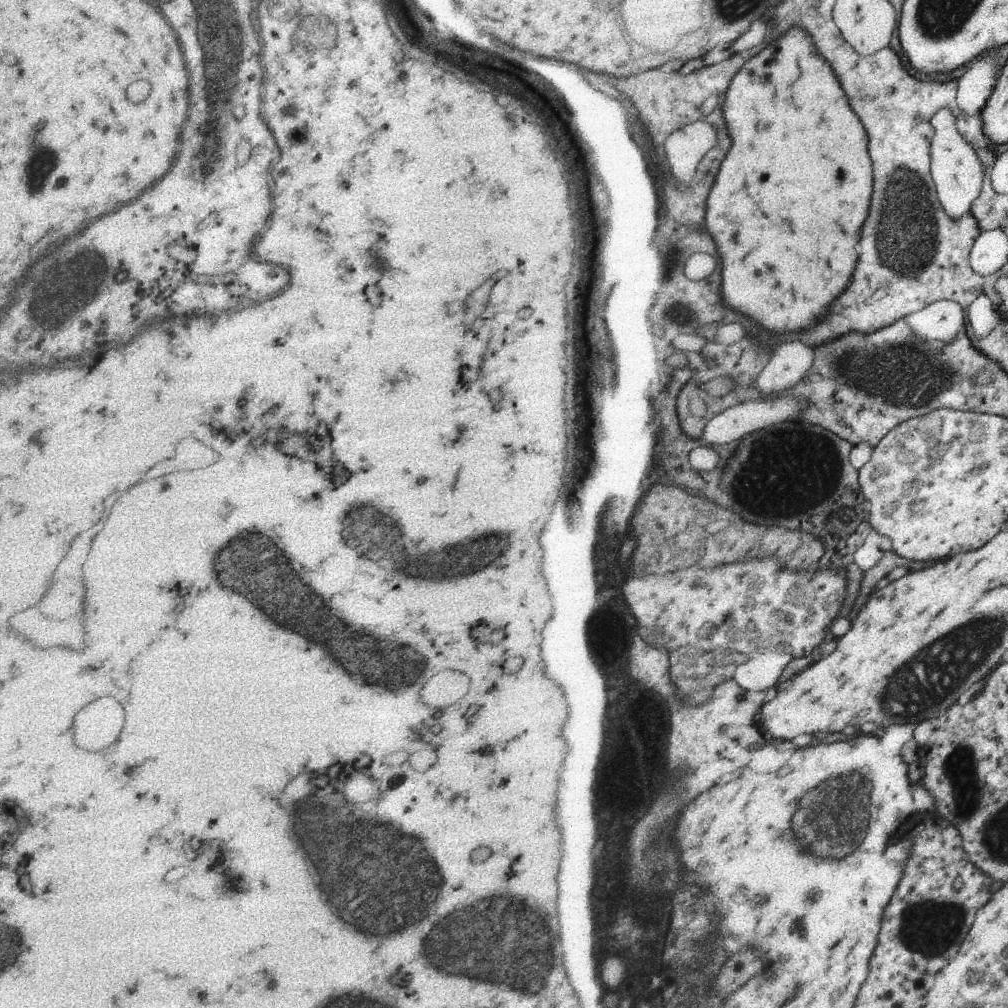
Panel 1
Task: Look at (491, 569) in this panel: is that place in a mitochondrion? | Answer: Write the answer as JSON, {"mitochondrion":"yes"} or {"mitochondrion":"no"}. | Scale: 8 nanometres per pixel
{"mitochondrion":"yes"}

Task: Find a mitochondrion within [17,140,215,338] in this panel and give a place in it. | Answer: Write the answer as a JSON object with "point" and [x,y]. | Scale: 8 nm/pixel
{"point":[62,302]}

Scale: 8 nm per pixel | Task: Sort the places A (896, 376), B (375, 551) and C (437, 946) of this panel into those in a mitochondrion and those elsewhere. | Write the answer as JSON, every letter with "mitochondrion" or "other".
{"A":"mitochondrion","B":"mitochondrion","C":"mitochondrion"}

